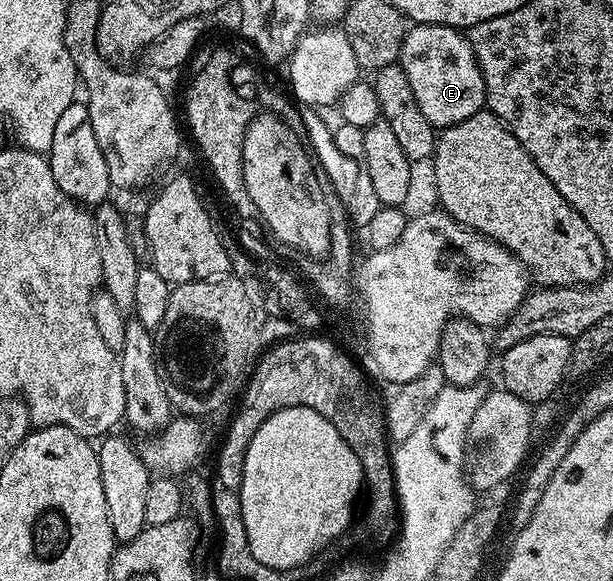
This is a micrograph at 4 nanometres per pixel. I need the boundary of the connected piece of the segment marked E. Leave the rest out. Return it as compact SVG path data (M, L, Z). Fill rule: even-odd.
M411 24L406 30L406 38L402 40L400 64L404 75L408 75L408 83L412 83L412 95L416 95L420 111L428 115L428 123L432 123L435 130L447 129L450 125L483 112L486 103L484 75L470 46L469 36L465 32L456 30L451 25Z

